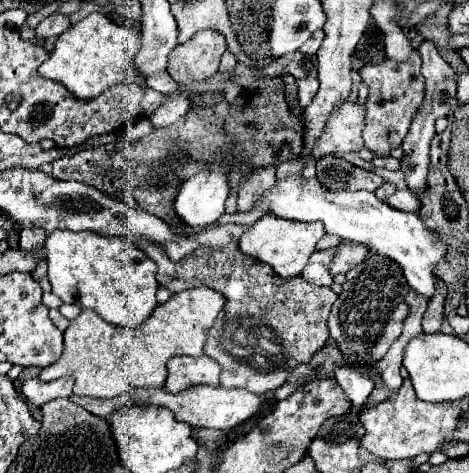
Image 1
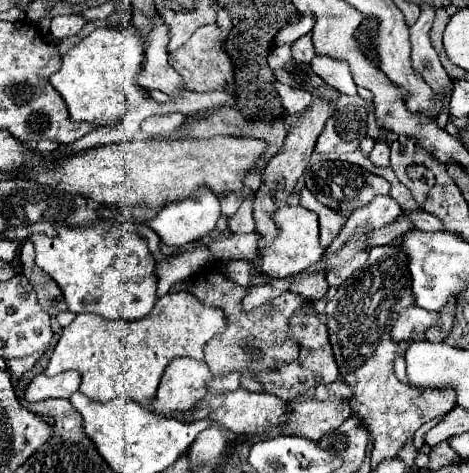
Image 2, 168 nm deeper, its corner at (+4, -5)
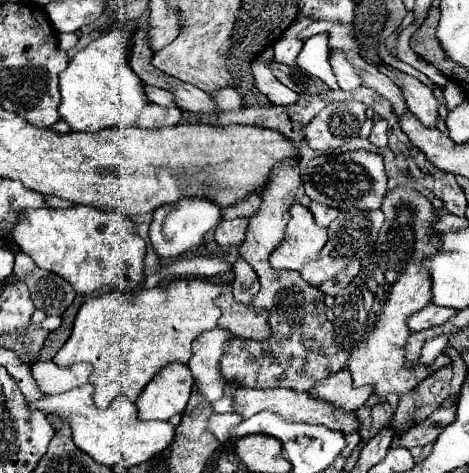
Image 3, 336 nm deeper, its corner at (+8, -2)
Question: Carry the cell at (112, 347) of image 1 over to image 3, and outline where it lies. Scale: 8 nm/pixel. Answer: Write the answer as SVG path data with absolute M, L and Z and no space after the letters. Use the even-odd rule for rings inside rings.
M194 277L194 279L176 279L176 281L170 281L170 283L166 283L166 285L158 285L158 287L154 287L154 289L140 289L140 291L136 291L136 293L122 293L122 291L116 289L116 291L108 291L108 293L98 295L98 297L90 297L90 299L80 307L80 311L78 311L78 315L76 315L76 321L74 321L72 335L70 335L70 339L64 343L64 347L56 353L54 363L60 365L60 367L72 365L72 363L82 363L82 361L92 363L92 365L94 365L92 385L96 387L96 391L94 391L94 403L96 403L98 407L102 407L102 409L106 409L108 403L110 403L116 395L126 395L130 401L136 401L138 395L142 393L142 389L150 383L150 379L152 379L164 365L168 365L168 363L172 363L172 361L188 363L188 359L192 357L192 351L190 351L192 341L194 341L198 335L202 335L206 329L214 329L214 327L218 325L220 307L214 305L214 299L220 295L220 291L222 291L222 283L212 283L212 281L208 281L208 279Z

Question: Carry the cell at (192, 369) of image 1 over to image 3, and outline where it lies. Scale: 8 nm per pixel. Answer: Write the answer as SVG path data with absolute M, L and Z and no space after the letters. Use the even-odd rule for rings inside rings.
M170 363L158 371L158 375L144 387L142 395L136 399L138 417L168 421L172 415L184 411L190 391L192 373L188 365Z

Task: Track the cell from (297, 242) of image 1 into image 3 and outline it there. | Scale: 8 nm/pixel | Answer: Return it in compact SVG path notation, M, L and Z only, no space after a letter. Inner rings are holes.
M294 203L290 207L290 223L280 247L270 255L274 269L302 269L306 263L320 257L326 245L326 229L316 225L308 207Z

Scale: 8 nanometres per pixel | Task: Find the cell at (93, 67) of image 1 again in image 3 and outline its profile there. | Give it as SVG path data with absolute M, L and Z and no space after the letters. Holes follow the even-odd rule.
M120 29L100 35L74 55L68 69L60 73L60 93L60 117L74 131L90 133L106 127L136 125L142 107L148 103L144 83L128 65L128 39Z

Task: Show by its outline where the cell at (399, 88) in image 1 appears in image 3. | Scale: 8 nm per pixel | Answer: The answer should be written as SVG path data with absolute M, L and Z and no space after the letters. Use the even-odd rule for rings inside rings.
M330 51L330 65L332 65L332 71L338 79L340 89L352 91L352 89L362 85L362 79L358 77L356 69L348 63L348 59L340 51Z

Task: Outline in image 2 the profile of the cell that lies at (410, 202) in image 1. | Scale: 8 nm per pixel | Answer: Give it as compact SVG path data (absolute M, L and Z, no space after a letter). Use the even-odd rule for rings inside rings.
M404 210L404 214L412 222L412 226L418 228L418 230L430 230L430 232L444 230L442 224L432 214L428 214L424 210Z

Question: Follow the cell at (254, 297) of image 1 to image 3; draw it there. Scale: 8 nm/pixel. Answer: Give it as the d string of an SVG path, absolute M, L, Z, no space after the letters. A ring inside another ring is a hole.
M226 285L216 299L216 305L222 309L222 317L218 319L218 325L228 329L234 337L242 339L256 339L264 341L268 339L270 327L268 327L268 313L250 309L248 305L242 305L234 299L232 287Z

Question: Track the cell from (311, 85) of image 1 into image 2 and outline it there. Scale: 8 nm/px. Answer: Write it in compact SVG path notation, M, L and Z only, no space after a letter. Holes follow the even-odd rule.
M276 82L274 86L276 86L278 94L282 96L282 104L284 104L284 108L286 108L288 114L300 114L312 102L312 94L306 92L306 90L292 88L292 86L286 86L286 84L280 84L280 82Z

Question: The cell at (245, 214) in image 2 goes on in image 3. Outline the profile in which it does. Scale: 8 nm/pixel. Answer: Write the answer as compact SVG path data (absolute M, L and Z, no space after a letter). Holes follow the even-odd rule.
M230 219L220 221L220 225L214 231L214 239L218 245L240 245L246 235L246 219Z

